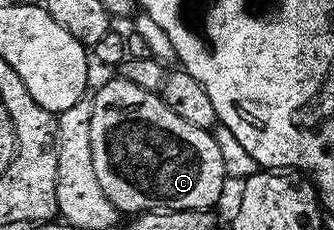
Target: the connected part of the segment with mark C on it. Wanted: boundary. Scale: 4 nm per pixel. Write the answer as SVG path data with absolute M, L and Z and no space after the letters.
M121 77L108 80L98 92L93 92L90 144L96 181L100 181L100 189L104 189L108 201L112 201L122 213L180 209L205 211L215 206L213 203L228 184L224 157L220 157L220 145L216 145L213 134L176 117L176 113L164 105L161 94L140 89L140 85L132 85L132 81Z

